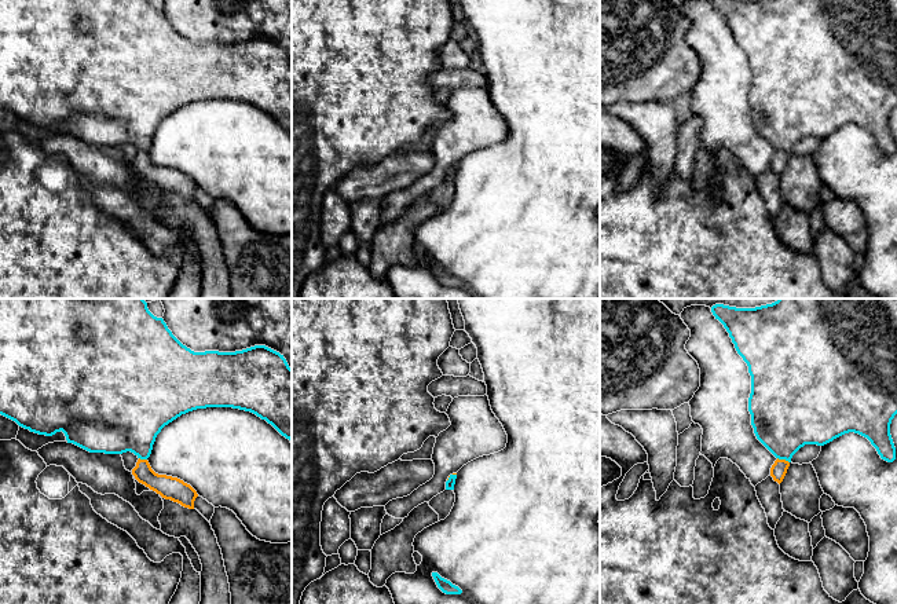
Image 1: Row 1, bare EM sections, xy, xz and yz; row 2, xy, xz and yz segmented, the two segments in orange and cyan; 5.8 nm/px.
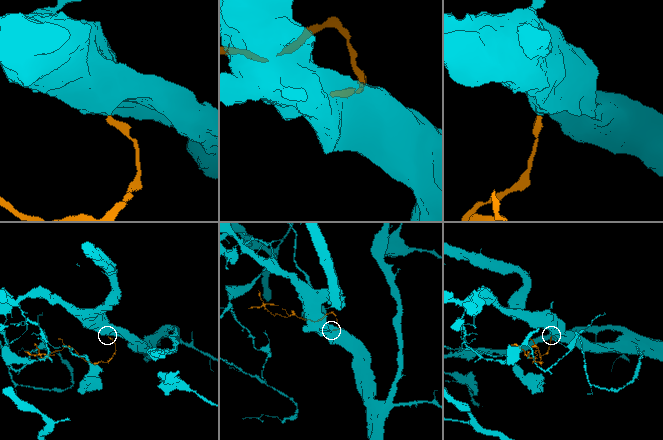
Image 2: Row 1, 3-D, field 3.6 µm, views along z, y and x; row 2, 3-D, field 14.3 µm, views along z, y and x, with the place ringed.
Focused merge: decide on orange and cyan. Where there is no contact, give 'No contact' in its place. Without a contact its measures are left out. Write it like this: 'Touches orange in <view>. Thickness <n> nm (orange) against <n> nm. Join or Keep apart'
Touches orange in yz. Thickness 90 nm (orange) against 400 nm. Keep apart

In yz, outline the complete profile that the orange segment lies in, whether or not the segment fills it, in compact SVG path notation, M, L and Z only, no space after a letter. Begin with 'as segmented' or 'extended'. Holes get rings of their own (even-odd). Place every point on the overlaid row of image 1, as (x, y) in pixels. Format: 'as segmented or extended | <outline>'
as segmented | M777 458L770 468L770 476L773 477L773 480L780 484L787 473L788 466L788 461Z

